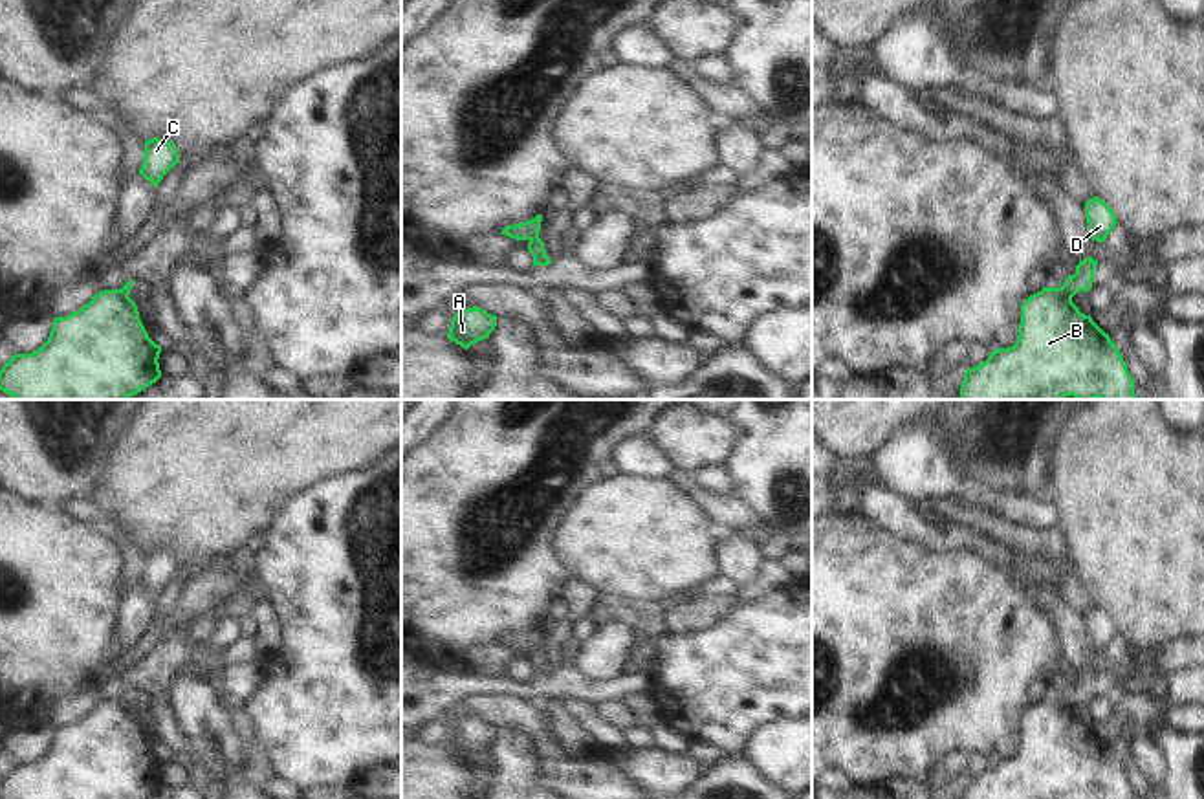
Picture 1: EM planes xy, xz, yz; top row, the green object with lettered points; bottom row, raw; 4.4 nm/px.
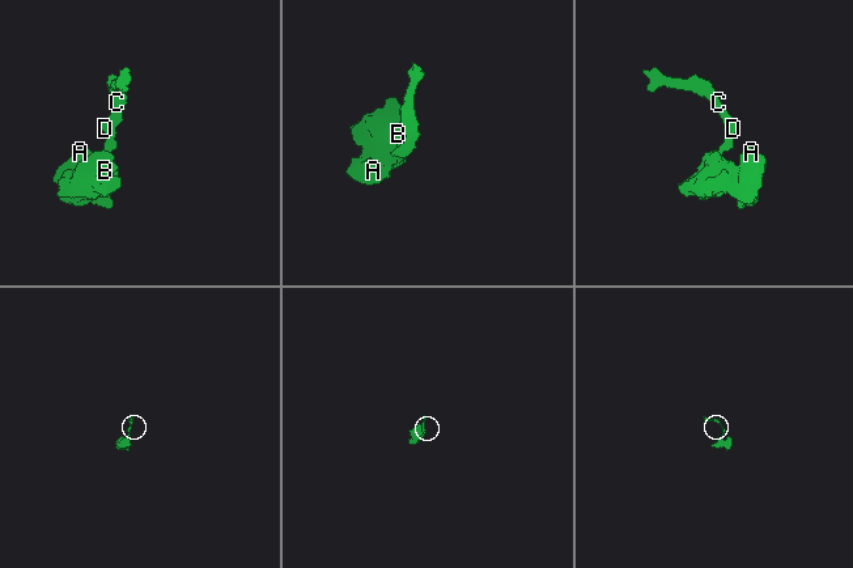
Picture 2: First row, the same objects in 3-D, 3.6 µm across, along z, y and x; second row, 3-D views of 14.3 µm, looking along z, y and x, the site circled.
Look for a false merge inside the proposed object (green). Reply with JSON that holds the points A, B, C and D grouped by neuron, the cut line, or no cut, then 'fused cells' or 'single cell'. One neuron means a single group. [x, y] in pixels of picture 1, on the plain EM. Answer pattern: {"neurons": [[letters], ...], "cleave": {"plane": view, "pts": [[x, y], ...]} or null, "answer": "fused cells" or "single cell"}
{"neurons": [["A", "B"], ["C", "D"]], "cleave": {"plane": "yz", "pts": [[1060, 699], [1071, 710]]}, "answer": "fused cells"}

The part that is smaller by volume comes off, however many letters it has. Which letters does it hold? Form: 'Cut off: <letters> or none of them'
Cut off: C, D

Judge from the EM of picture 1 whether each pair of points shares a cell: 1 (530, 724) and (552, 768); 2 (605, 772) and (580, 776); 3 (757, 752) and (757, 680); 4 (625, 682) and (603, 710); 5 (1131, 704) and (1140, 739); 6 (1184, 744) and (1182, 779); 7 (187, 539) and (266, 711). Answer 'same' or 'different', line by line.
1: different
2: same
3: different
4: different
5: different
6: same
7: different

